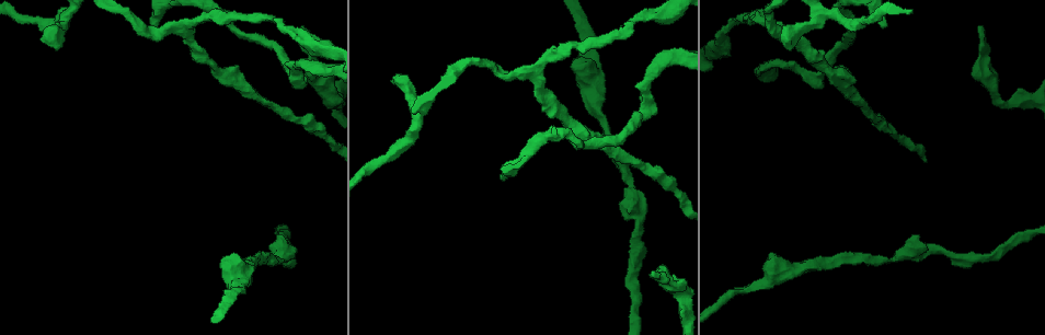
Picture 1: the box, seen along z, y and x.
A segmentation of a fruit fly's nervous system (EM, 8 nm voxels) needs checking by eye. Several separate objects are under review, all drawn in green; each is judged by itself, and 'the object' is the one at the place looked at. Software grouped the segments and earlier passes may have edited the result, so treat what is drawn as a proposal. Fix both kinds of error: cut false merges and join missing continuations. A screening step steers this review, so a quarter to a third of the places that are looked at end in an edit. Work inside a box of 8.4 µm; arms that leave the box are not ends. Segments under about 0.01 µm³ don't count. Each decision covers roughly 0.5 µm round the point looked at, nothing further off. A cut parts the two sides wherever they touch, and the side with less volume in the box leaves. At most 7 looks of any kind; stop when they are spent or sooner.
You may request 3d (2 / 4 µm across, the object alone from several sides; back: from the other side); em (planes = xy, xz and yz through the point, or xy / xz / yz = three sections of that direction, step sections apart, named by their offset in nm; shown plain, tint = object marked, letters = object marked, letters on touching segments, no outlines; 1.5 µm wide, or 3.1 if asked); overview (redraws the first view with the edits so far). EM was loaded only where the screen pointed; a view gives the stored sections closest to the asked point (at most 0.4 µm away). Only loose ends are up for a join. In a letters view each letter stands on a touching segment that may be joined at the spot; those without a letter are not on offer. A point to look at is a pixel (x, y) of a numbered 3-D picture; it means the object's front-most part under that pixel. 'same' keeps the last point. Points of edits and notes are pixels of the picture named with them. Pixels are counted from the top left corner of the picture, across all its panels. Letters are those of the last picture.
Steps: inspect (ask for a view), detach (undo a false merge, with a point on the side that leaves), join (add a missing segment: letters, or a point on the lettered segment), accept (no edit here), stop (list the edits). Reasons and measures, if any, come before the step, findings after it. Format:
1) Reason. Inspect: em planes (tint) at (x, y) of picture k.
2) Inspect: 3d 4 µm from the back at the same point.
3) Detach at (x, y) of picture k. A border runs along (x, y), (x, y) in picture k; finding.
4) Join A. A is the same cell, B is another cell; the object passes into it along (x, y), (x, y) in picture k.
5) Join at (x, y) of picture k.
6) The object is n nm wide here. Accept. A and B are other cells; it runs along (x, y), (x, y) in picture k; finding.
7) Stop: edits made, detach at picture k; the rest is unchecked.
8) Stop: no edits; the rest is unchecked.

Abrupt turn. Inspect: em xy step 4 (tint) at (813, 75) of picture 1.

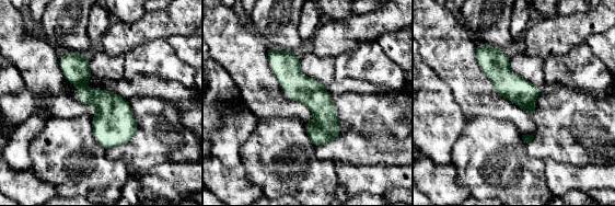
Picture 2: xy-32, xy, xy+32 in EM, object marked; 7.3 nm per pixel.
Inspect: em xy step 4 (letters) at the same point.

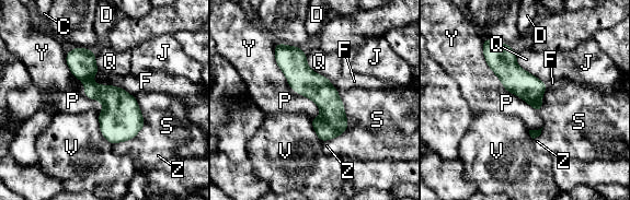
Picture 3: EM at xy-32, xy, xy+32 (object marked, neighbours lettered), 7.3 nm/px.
Accept. C, D, F, J, P, Q, S, V, Y and Z are other cells; a border runs along (91, 78), (133, 96) in picture 3; one neuron here.

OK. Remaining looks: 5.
Abrupt turn. Inspect: em planes (letters) at (156, 35) of picture 1.

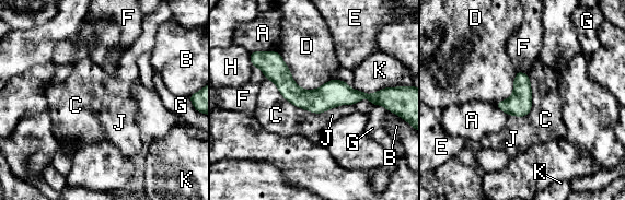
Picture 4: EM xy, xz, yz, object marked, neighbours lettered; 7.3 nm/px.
The object is 180 nm wide here; the longest contact is with C, 500 nm. Accept. A, B, C, D, E, F, G, H, J and K are other cells; continuous, no second neuron.

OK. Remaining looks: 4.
Long arm stops here. Inspect: 3d 4 µm at (503, 180) of picture 1.

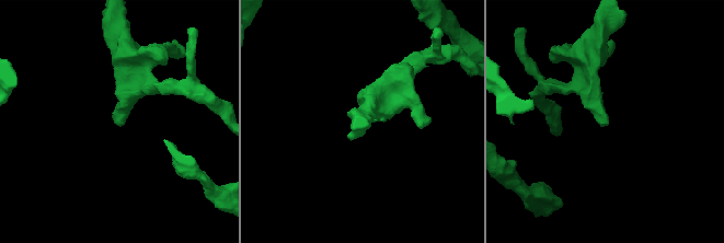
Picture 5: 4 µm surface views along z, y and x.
Need the tissue. Inspect: em xz step 8 (tint) at (117, 123) of picture 5.

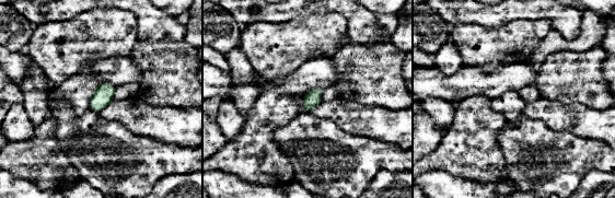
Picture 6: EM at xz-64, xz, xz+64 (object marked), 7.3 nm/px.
Inspect: em planes (letters) at the same point.

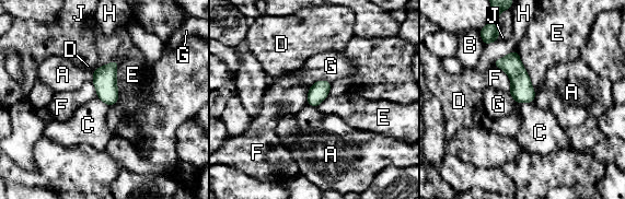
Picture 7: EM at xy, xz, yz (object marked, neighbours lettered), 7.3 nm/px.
Accept. A, B, C, D, E, F, G, H and J are other cells; a border runs along (533, 101), (516, 103) in picture 7; no lettered segment goes on from it.

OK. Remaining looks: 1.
Stop: no edits; the rest is unchecked.

